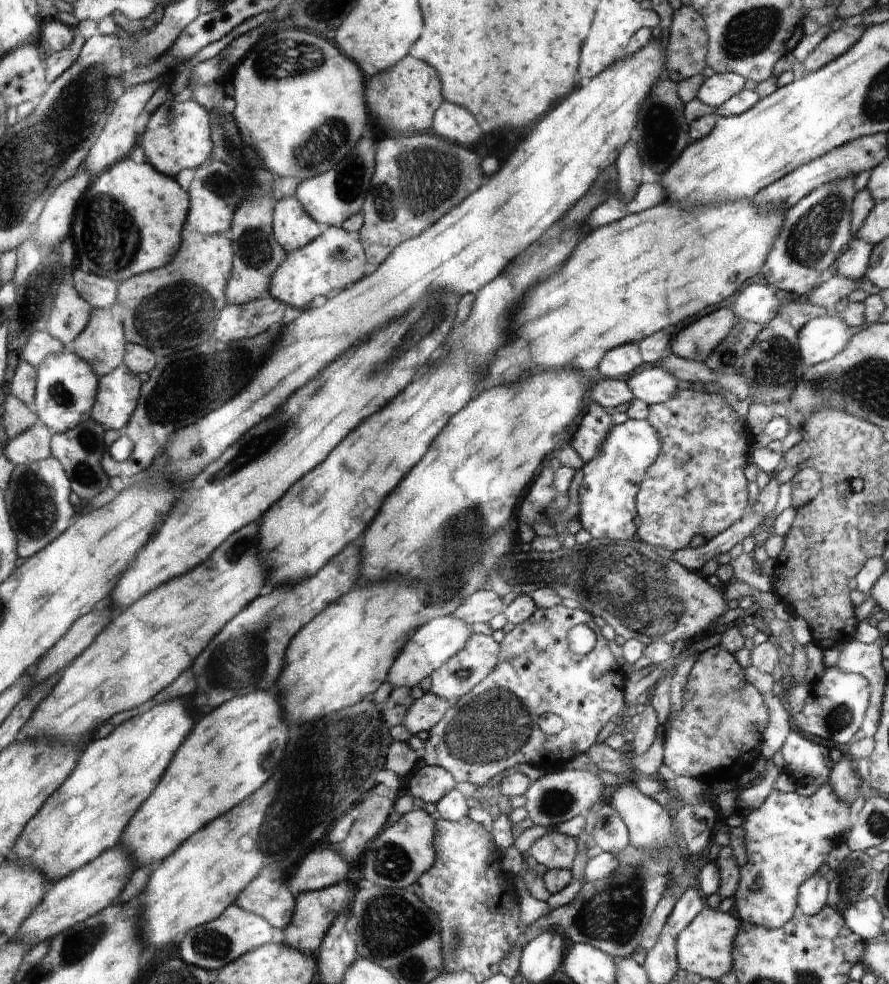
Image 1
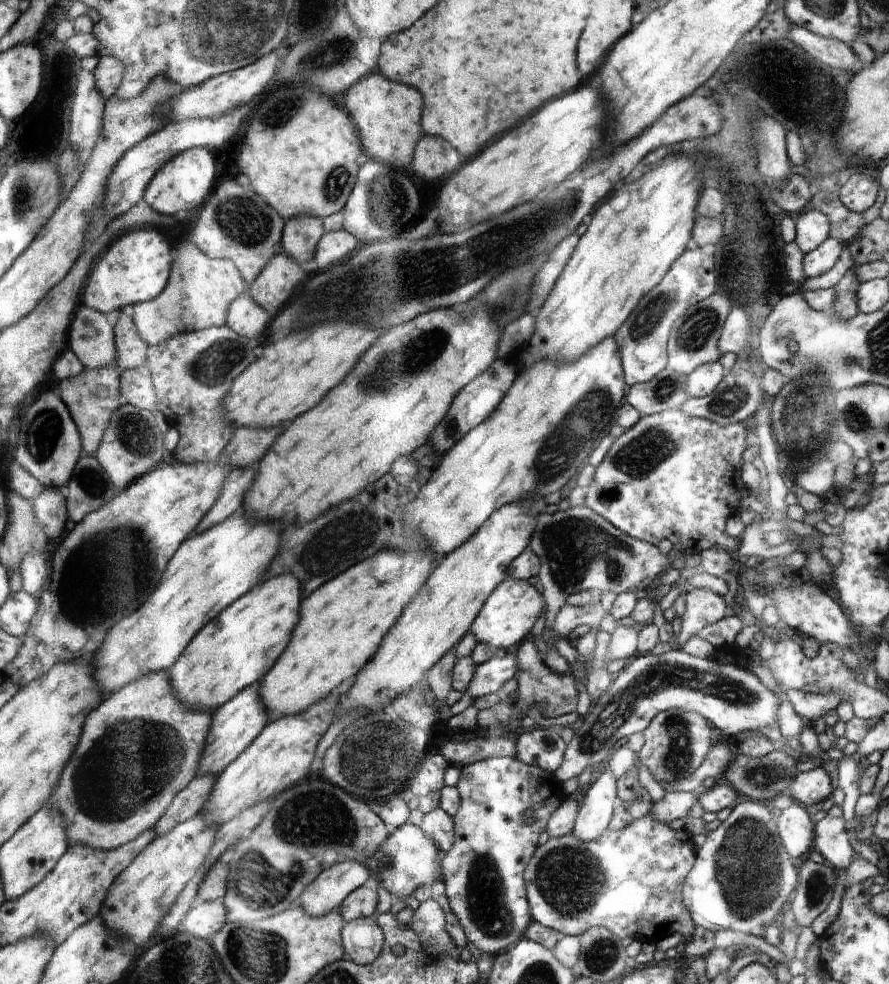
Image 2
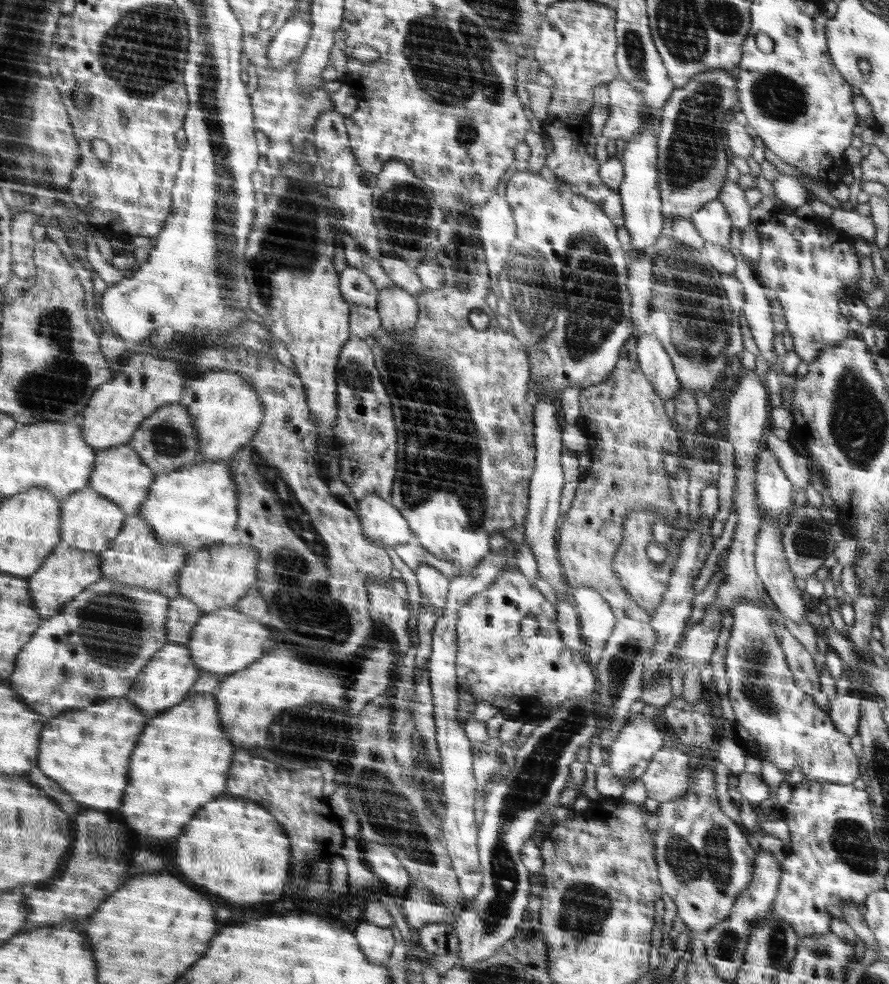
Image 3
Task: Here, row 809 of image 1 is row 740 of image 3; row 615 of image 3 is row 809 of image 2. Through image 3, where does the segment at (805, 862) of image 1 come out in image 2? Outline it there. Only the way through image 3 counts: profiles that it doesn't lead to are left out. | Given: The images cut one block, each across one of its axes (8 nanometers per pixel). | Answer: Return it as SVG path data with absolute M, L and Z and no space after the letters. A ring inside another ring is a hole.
M739 799L730 816L706 836L700 858L696 858L696 870L684 882L684 906L692 910L696 924L710 932L738 930L762 937L758 932L784 906L784 902L778 902L780 896L788 896L799 885L798 880L799 874L784 852L766 803Z

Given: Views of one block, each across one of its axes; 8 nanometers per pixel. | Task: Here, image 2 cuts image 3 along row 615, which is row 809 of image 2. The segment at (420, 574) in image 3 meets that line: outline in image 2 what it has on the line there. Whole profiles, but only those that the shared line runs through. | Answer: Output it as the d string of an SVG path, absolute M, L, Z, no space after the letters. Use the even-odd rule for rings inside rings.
M438 807L436 810L424 813L422 822L419 825L424 830L424 834L436 844L441 855L445 855L454 842L454 821L451 816L446 814L445 810ZM428 830L428 832L426 832Z

